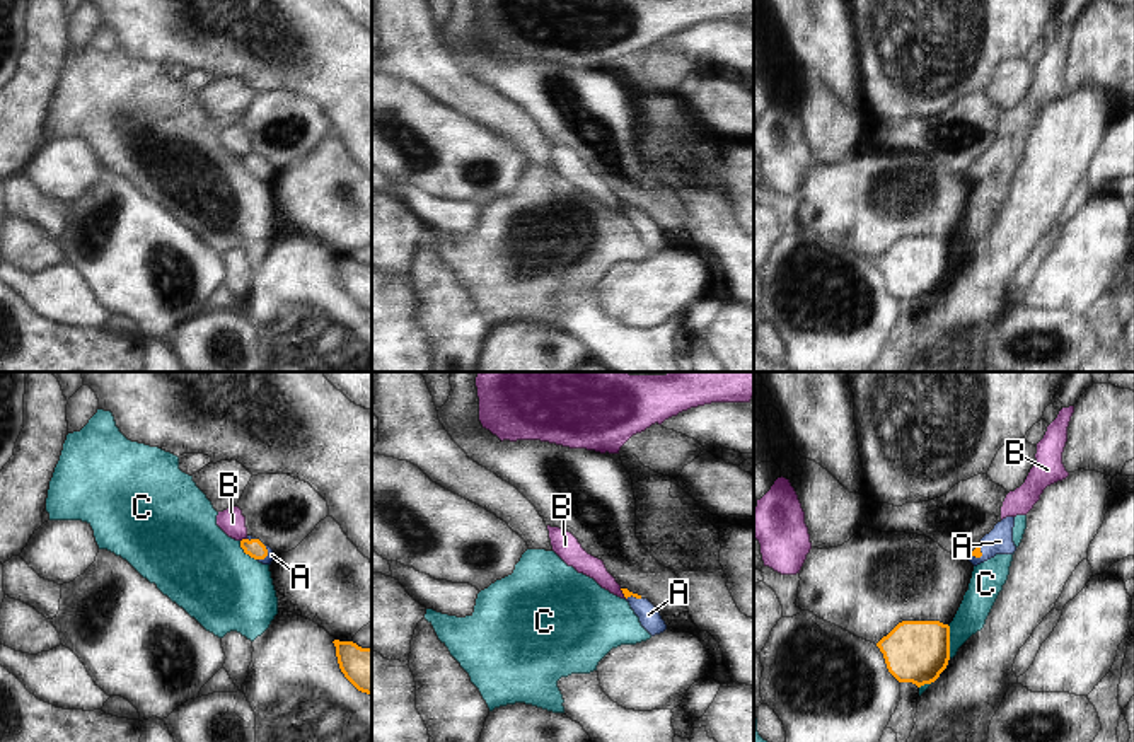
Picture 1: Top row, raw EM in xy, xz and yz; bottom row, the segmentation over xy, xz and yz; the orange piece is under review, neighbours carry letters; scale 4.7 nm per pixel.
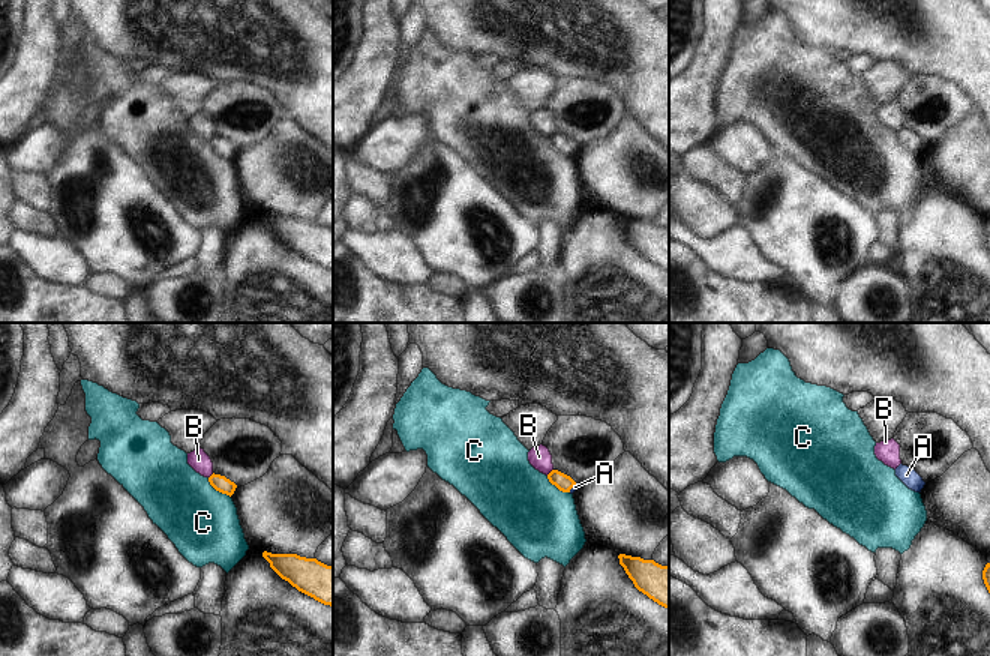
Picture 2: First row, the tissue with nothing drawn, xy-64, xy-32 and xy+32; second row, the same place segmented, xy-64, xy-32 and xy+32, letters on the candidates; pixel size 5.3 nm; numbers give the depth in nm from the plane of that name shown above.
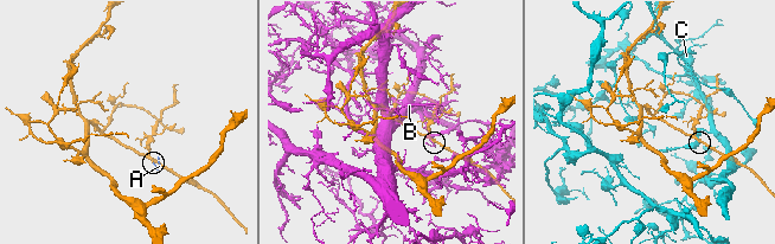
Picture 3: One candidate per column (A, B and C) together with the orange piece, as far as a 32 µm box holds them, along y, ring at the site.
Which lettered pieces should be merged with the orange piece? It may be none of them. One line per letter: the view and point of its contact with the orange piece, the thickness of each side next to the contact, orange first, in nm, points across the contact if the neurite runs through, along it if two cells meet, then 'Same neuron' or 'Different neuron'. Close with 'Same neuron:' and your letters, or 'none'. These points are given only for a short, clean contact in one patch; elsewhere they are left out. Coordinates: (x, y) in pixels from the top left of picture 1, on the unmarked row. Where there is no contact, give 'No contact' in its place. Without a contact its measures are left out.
A: Touches orange at yz (981, 173). Thickness 40 nm (orange) against 130 nm. Path across: yz (976, 169), (981, 173), (993, 161), (1000, 159). Same neuron
B: Touches orange at xy (242, 157). Thickness 90 nm (orange) against 120 nm. Different neuron
C: Touches orange at yz (948, 260). Thickness 300 nm (orange) against 140 nm. Different neuron
Same neuron: A.

